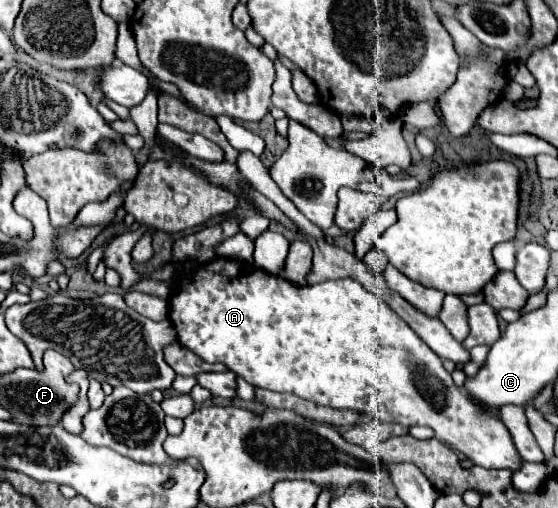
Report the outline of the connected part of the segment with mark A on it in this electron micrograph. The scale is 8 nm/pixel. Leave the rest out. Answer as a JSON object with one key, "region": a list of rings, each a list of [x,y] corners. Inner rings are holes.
{"region":[[[216,258],[202,264],[190,276],[188,286],[182,290],[178,288],[178,292],[172,294],[170,320],[182,346],[206,362],[226,364],[252,386],[290,392],[332,408],[350,408],[378,422],[428,426],[436,432],[440,442],[460,450],[482,468],[506,468],[516,472],[524,464],[506,424],[474,406],[454,384],[450,372],[444,370],[442,358],[428,348],[428,344],[420,342],[416,332],[384,300],[352,278],[294,286],[288,280],[248,266],[246,262]]]}

